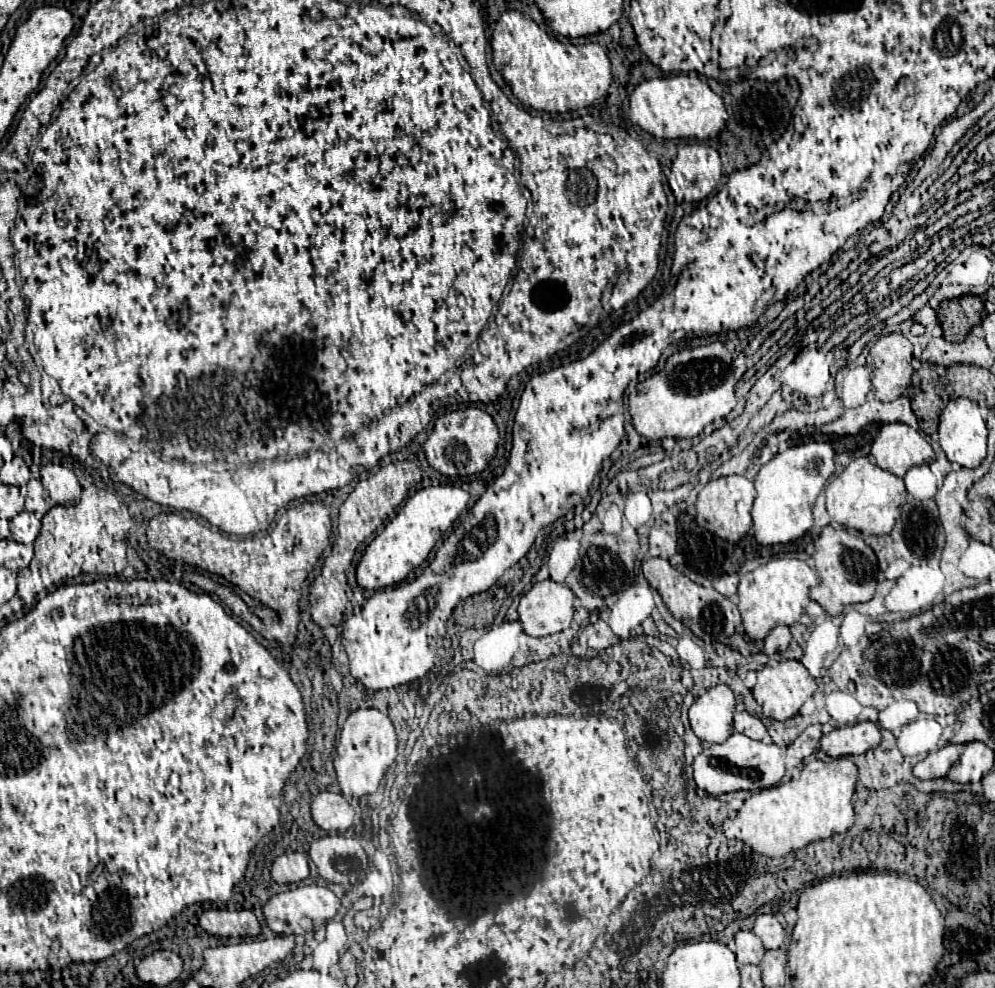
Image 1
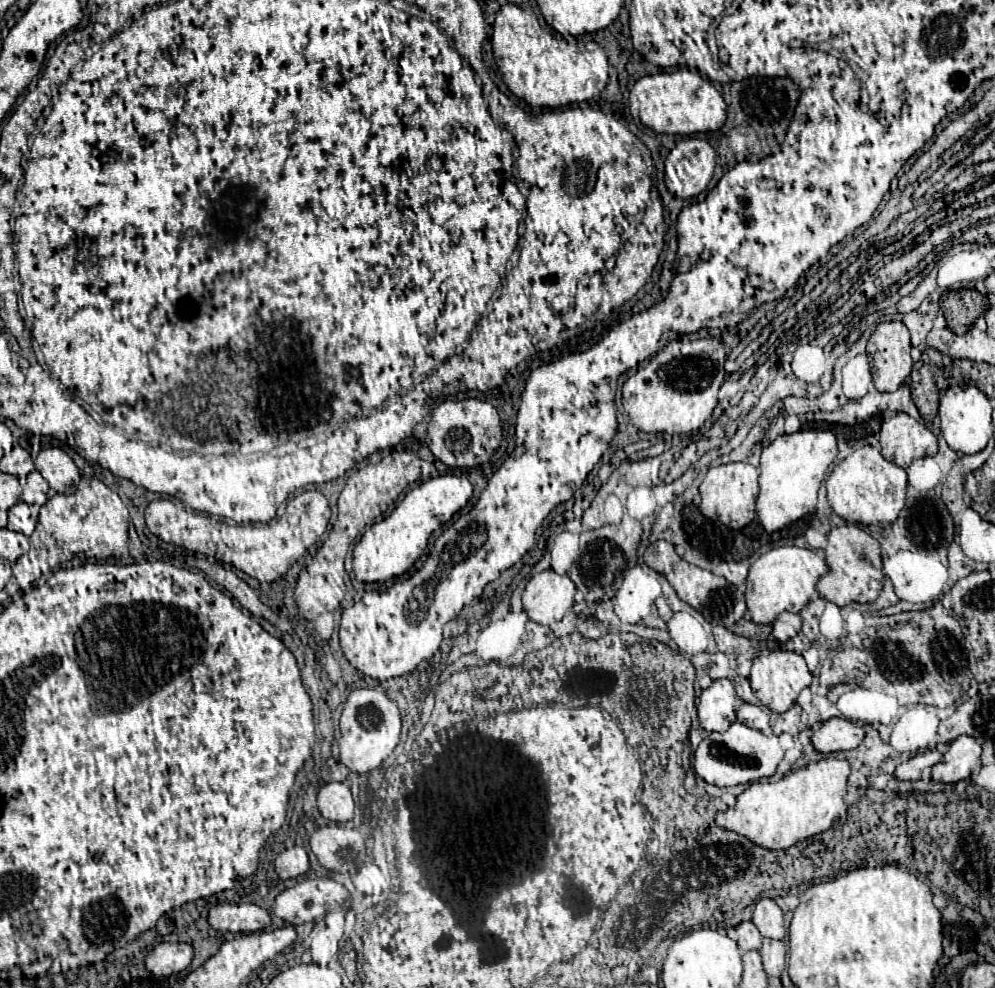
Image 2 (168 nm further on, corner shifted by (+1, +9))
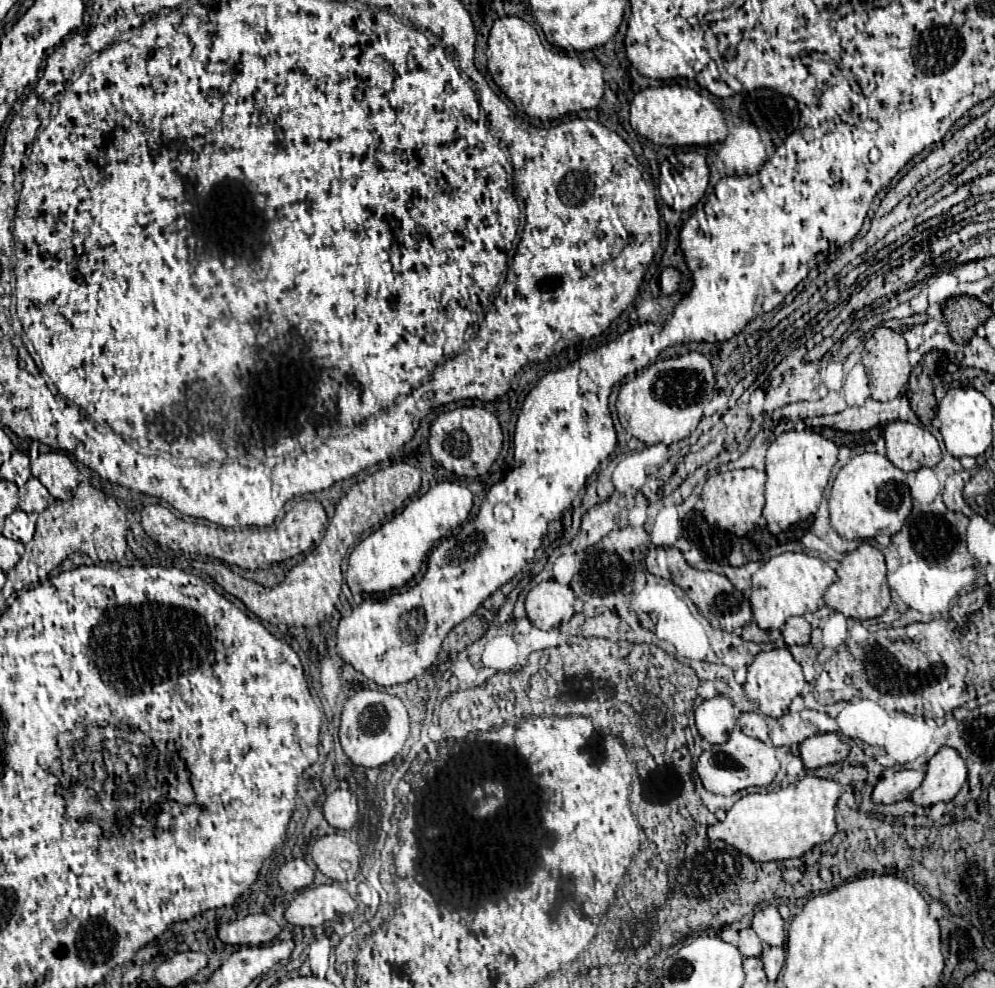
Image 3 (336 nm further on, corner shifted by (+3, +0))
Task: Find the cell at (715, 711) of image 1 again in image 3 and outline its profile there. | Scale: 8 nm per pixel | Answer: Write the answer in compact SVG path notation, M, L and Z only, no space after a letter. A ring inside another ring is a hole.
M715 695L709 701L703 701L695 709L695 725L699 735L709 743L723 743L727 741L729 733L735 727L735 707L731 699L723 695Z

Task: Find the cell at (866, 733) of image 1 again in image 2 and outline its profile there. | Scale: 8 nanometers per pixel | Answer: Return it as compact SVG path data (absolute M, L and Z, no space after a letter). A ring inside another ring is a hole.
M831 718L817 726L811 736L811 744L817 752L829 754L839 750L853 750L865 738L865 730L845 718Z

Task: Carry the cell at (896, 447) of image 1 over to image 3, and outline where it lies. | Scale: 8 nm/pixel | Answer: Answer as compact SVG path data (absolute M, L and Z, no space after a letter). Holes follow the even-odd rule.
M893 421L885 427L883 439L887 443L887 459L905 473L919 467L935 467L941 461L939 443L925 427Z

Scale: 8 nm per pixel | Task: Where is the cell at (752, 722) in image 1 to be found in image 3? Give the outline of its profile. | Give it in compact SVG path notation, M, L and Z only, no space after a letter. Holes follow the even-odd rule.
M741 713L737 719L737 725L741 727L741 731L749 737L761 739L763 743L769 743L769 729L767 723L763 719L763 715L757 713Z

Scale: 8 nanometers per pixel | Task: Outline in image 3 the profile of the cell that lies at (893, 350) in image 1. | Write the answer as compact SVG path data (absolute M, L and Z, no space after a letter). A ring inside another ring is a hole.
M877 327L875 333L871 335L871 339L865 343L863 365L865 365L867 377L869 377L871 397L875 401L895 399L901 393L901 389L907 385L909 373L911 373L911 365L907 361L907 343L905 343L905 339L897 331L891 331L887 327Z

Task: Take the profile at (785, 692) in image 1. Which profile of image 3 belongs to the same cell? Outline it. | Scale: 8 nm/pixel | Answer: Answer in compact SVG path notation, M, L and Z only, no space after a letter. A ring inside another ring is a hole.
M773 649L767 653L759 653L755 661L747 669L747 681L743 685L747 699L763 713L769 717L781 717L791 701L803 693L805 689L805 677L801 671L801 665L791 657L787 649Z

